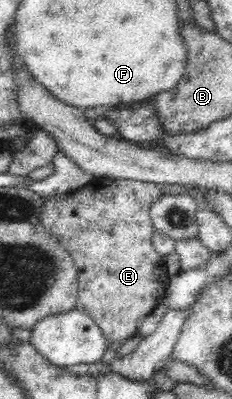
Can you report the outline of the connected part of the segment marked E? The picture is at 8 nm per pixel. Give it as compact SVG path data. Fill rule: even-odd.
M94 177L90 180L90 182L87 182L84 186L81 186L73 191L74 192L70 192L70 194L62 194L62 196L58 196L58 198L56 196L42 198L42 202L44 203L42 203L42 206L40 207L39 222L42 228L46 232L50 233L65 248L65 250L69 252L69 255L75 262L78 279L75 309L86 313L101 328L102 334L109 344L121 344L138 333L142 322L144 322L144 318L146 318L146 316L148 316L155 307L162 305L164 298L166 298L168 284L170 284L170 278L168 276L168 271L166 270L165 257L160 256L152 244L152 238L154 238L154 232L156 230L152 224L152 217L150 217L150 208L152 208L152 204L156 203L162 196L165 195L164 189L162 189L162 184L155 182Z

